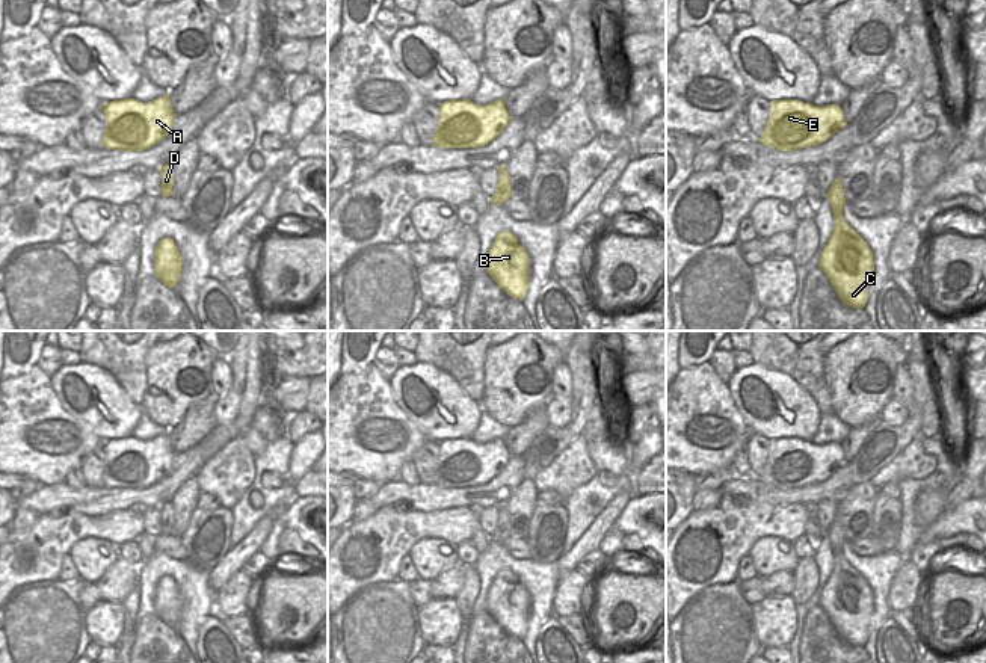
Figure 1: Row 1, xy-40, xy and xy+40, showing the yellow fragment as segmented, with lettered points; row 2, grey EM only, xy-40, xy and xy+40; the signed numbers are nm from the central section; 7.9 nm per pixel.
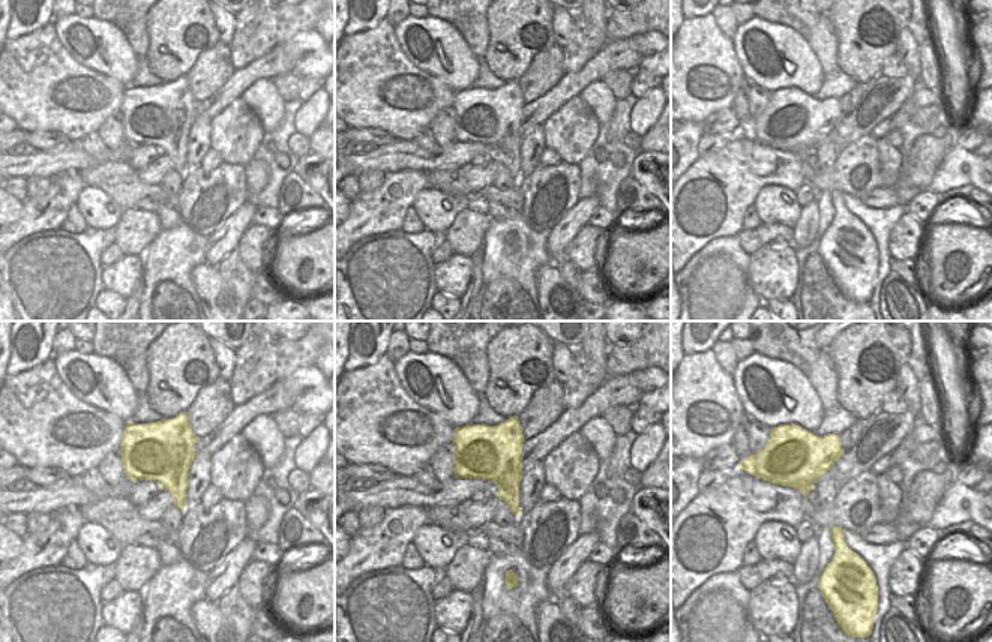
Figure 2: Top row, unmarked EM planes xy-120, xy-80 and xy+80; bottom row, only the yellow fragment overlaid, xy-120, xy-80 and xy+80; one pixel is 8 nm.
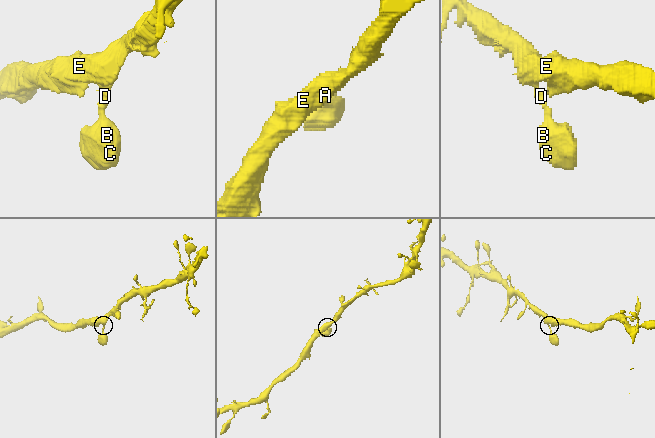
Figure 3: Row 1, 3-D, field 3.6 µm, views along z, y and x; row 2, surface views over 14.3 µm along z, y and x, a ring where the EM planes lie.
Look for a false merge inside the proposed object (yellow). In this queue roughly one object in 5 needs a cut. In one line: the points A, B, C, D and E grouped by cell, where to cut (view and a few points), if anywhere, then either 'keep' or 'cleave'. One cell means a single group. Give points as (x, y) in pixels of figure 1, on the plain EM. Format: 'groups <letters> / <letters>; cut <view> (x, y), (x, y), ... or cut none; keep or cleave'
groups A B C D E; cut none; keep

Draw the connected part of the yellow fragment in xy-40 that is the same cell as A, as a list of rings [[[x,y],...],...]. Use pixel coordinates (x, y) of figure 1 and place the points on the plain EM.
[[[169,432],[149,441],[134,436],[103,441],[106,467],[101,485],[115,489],[143,489],[163,479],[175,455]]]

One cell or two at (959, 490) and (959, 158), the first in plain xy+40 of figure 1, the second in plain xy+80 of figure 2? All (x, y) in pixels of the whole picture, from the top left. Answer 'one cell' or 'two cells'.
two cells

